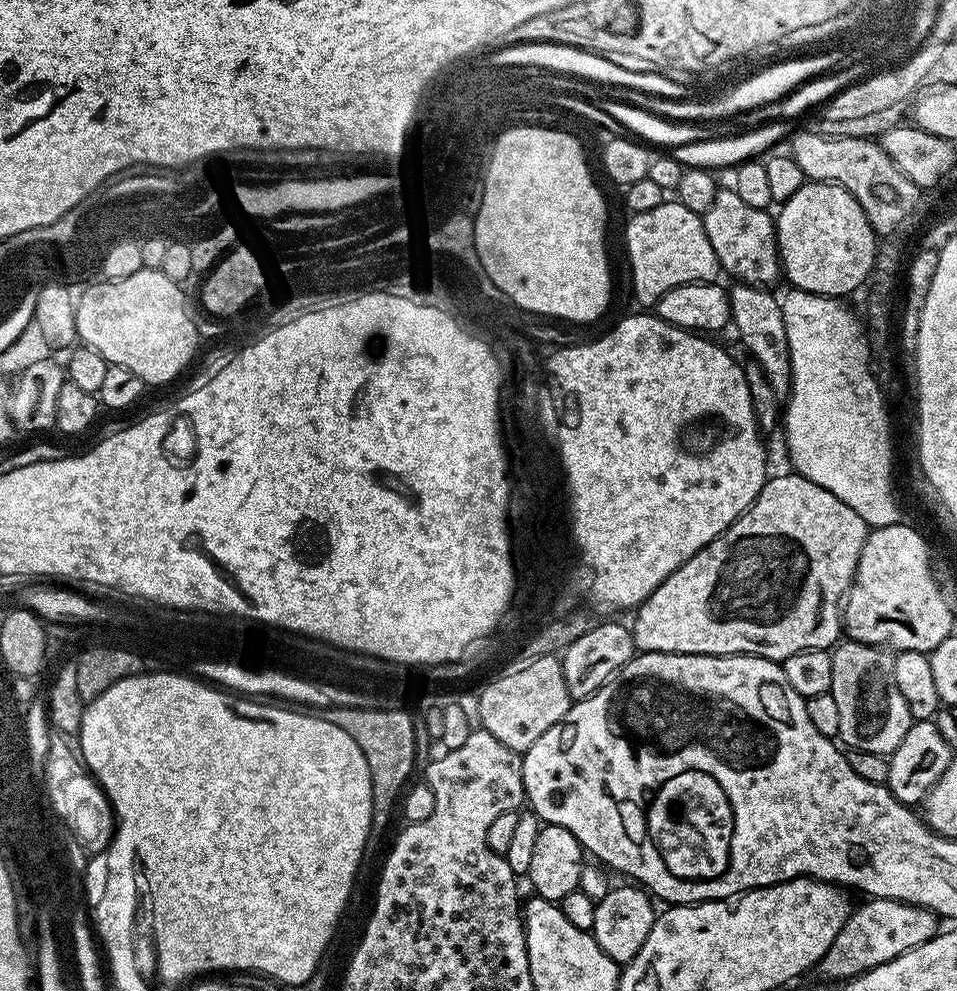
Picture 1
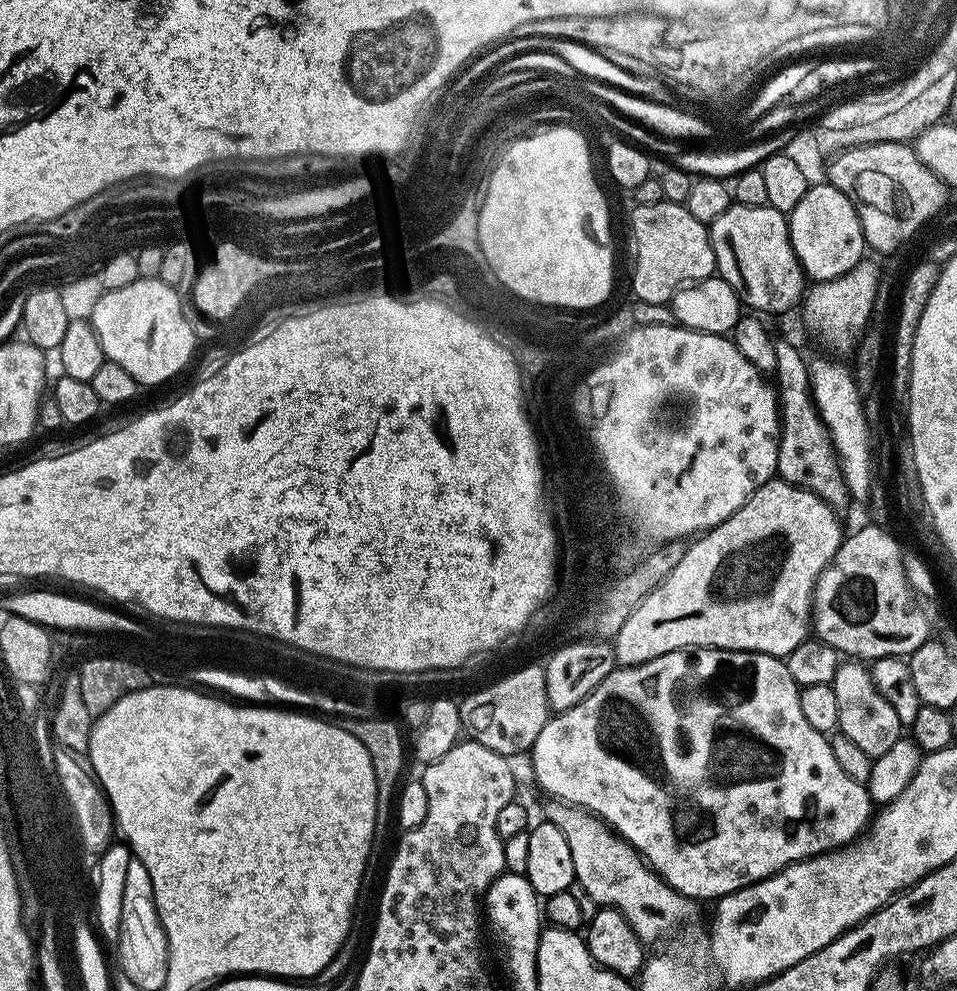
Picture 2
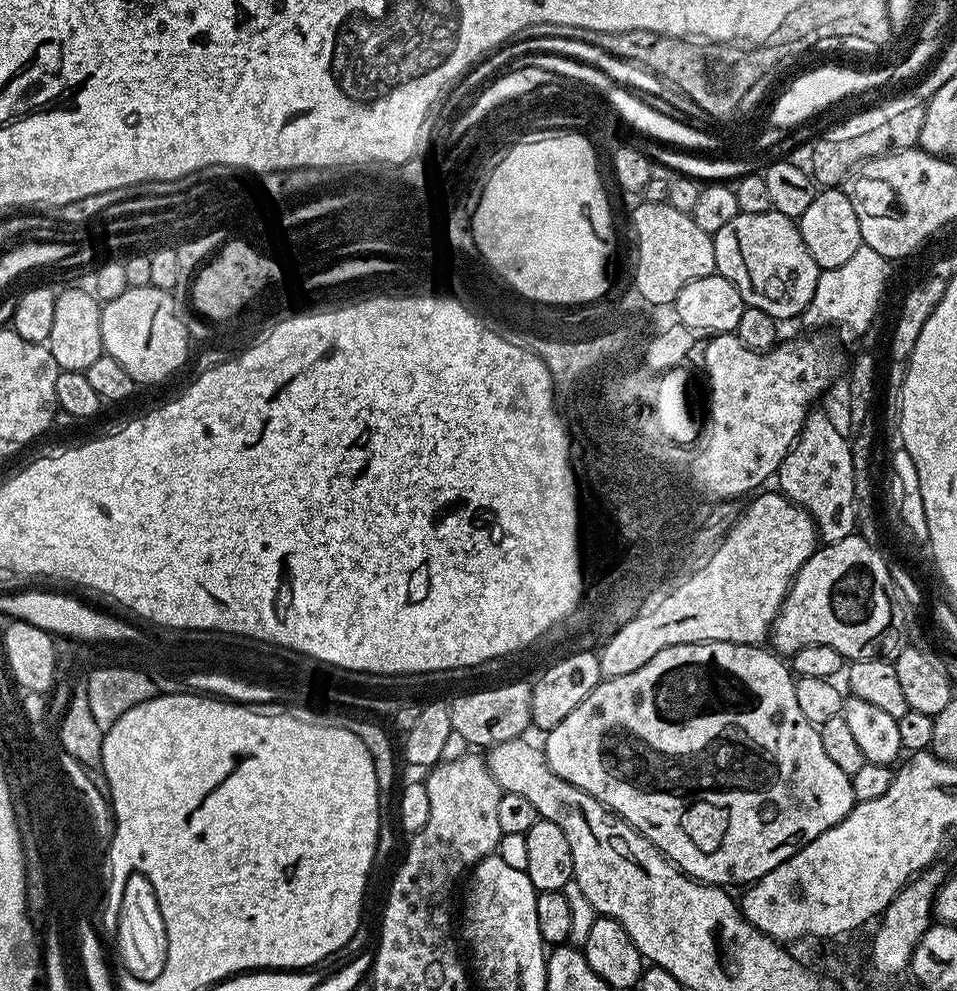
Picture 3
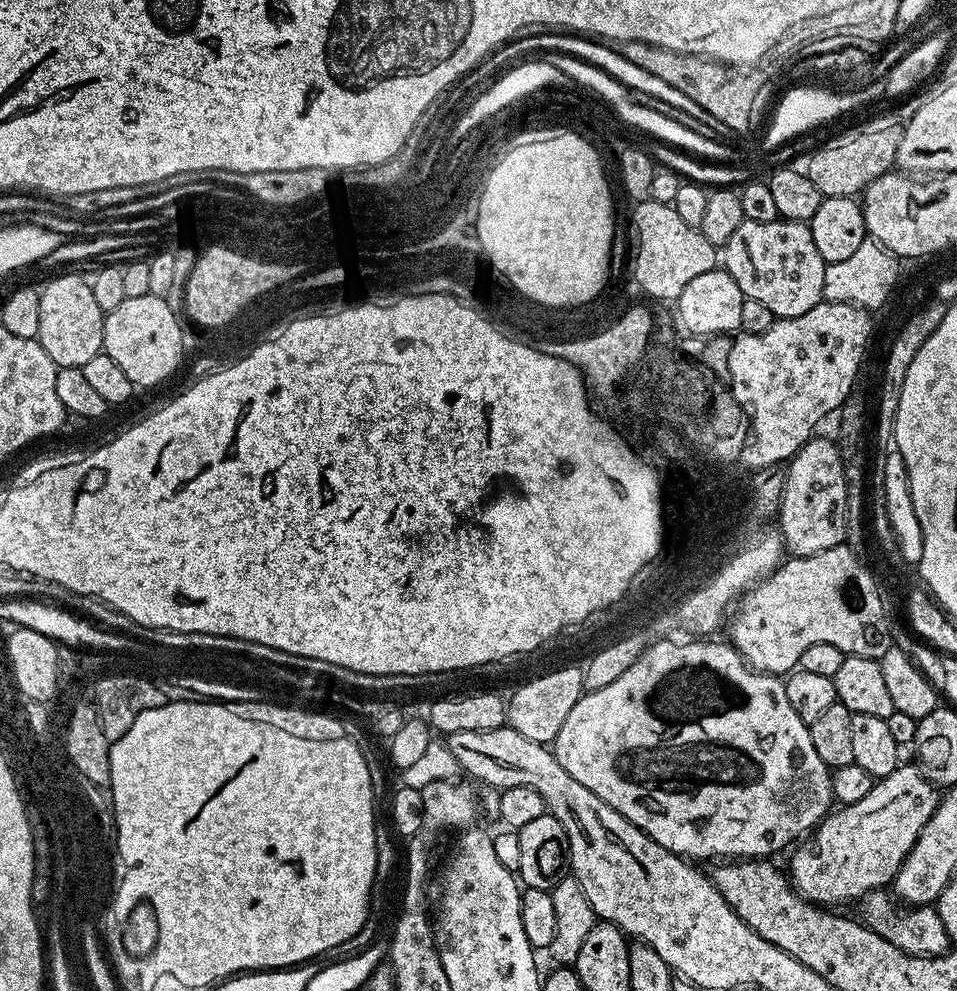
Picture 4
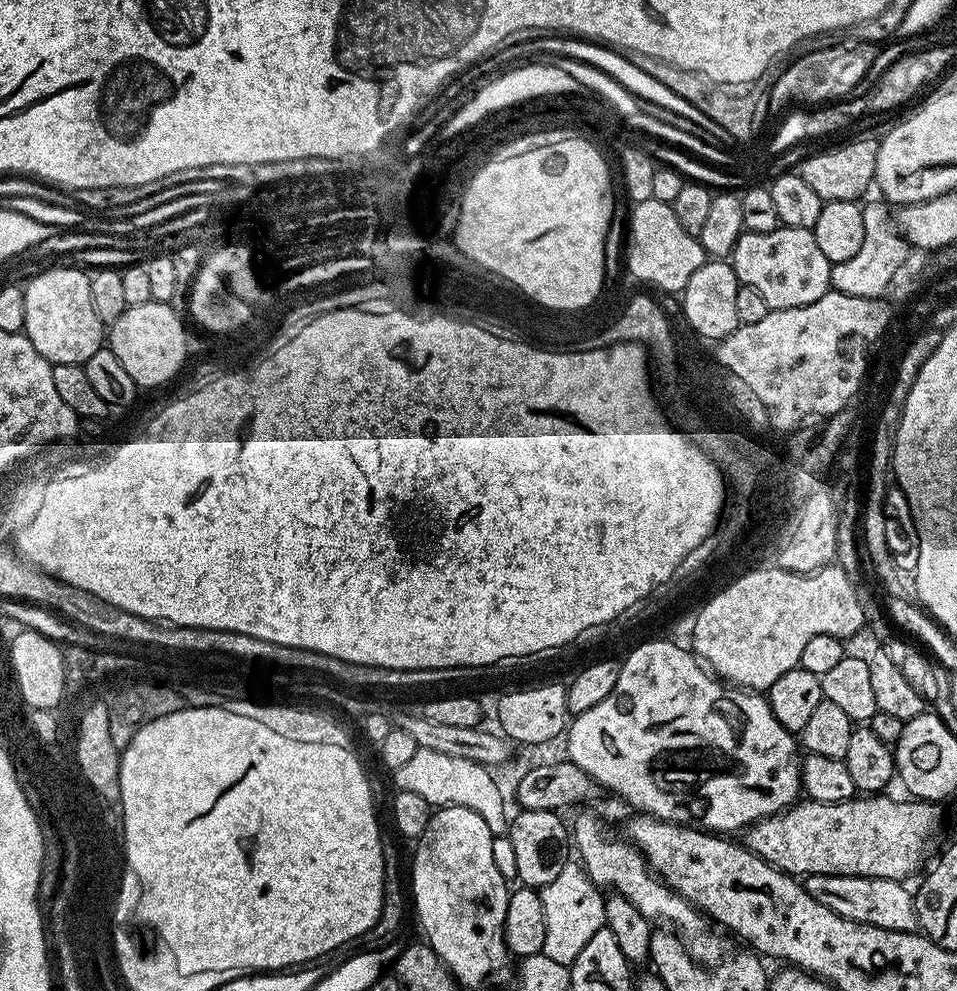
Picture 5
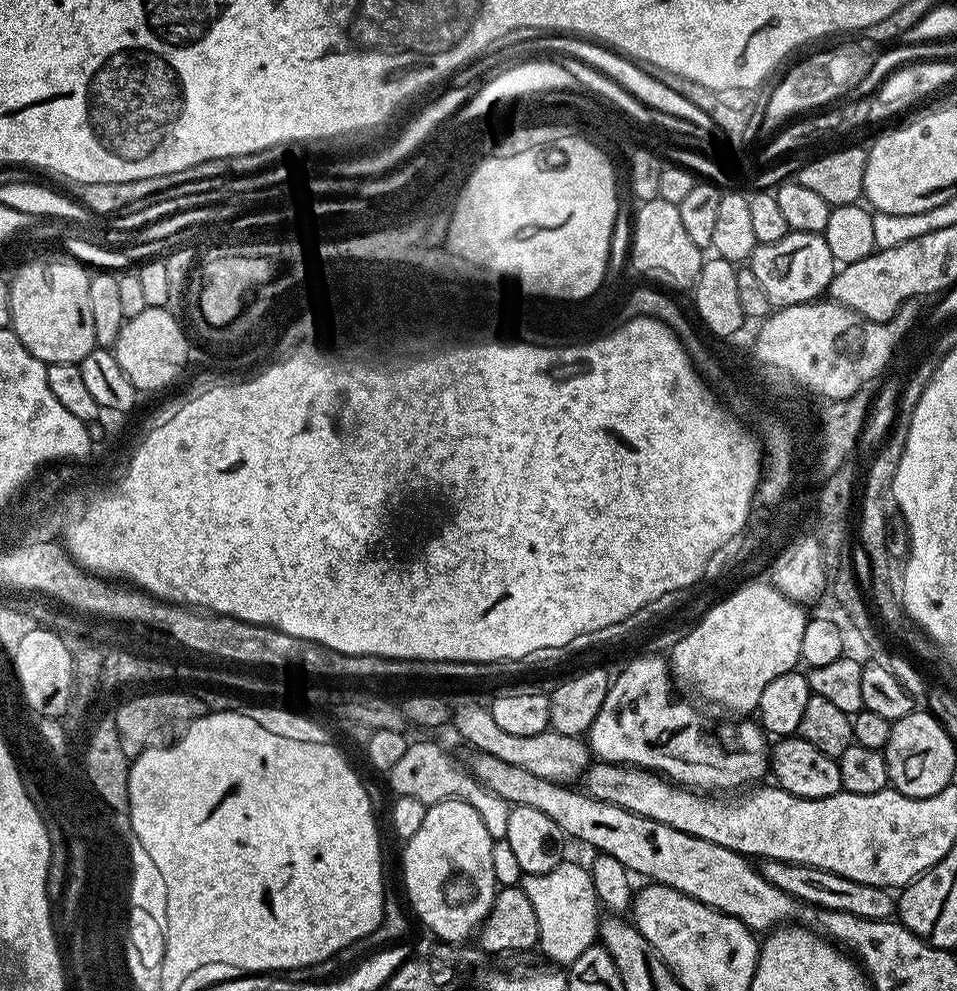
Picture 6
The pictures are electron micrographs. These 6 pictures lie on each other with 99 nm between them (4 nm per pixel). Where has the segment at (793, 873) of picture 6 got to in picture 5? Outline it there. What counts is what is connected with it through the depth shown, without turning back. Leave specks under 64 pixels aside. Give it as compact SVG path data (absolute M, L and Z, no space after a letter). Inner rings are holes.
M805 876L802 883L815 900L822 902L822 906L830 906L834 914L842 914L842 918L878 926L882 930L917 931L916 901L901 881L869 876Z

